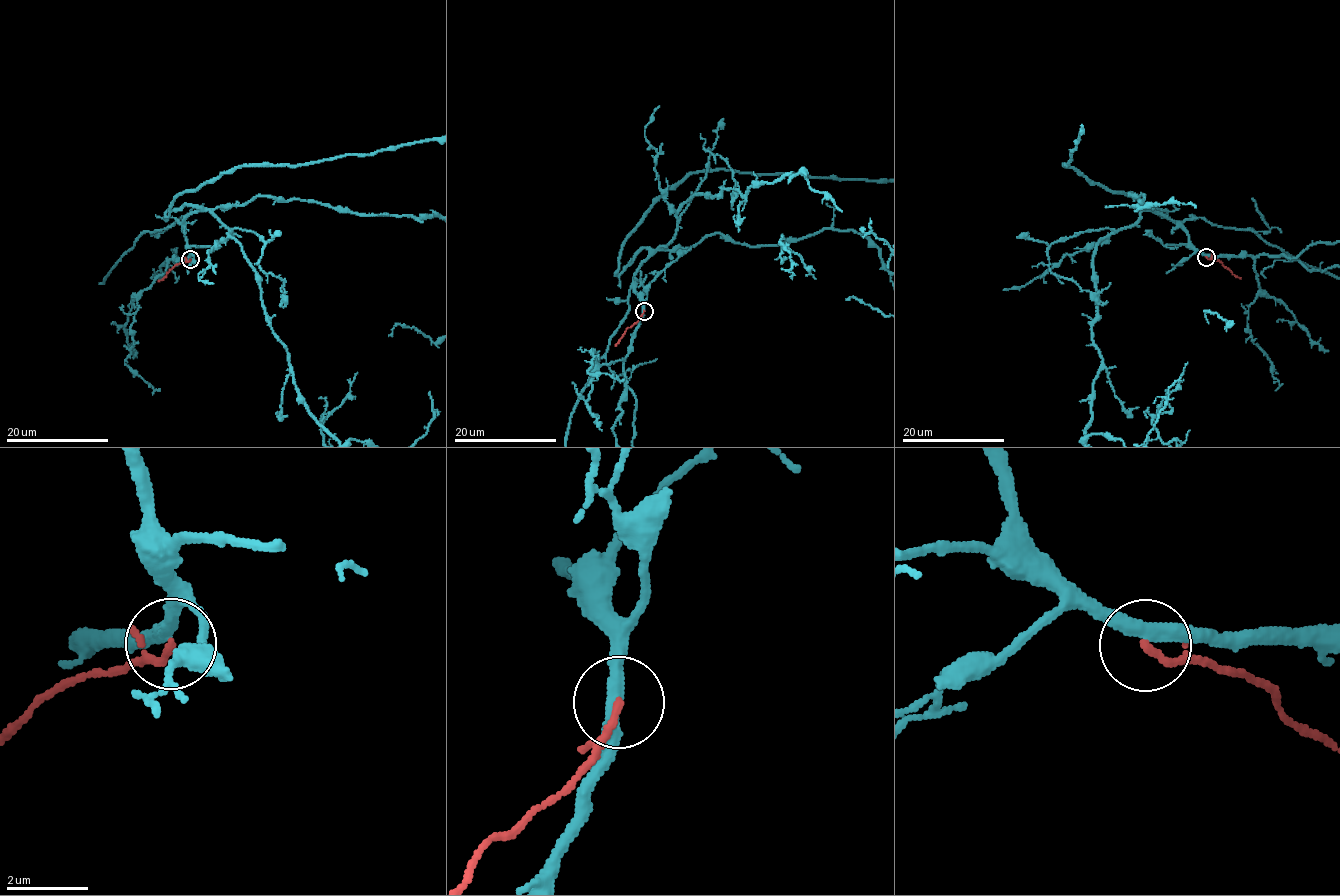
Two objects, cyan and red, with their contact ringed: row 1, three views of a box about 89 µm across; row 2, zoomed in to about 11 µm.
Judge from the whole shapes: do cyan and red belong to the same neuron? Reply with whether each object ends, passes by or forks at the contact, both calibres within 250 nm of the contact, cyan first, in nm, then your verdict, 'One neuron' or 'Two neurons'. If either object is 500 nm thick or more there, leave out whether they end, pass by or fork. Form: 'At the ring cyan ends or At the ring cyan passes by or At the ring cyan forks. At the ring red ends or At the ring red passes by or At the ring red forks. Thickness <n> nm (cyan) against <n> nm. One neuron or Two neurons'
At the ring cyan passes by. At the ring red ends. Thickness 360 nm (cyan) against 190 nm. Two neurons

